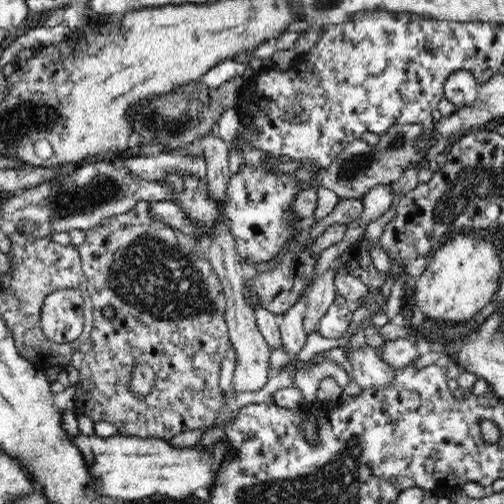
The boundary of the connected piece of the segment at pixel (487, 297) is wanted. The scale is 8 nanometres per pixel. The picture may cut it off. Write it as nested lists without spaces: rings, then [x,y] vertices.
[[[456,235],[431,256],[426,270],[414,286],[413,308],[424,317],[452,323],[472,320],[490,301],[500,287],[503,274],[500,255],[495,244],[480,241],[473,236]]]

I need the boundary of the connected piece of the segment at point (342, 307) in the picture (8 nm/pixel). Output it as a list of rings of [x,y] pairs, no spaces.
[[[338,295],[322,315],[317,331],[324,338],[339,339],[350,324],[353,308],[342,295]]]

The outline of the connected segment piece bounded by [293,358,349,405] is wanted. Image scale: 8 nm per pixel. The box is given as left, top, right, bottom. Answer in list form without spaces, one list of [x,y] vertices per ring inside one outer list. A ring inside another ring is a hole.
[[[328,358],[319,363],[309,361],[304,364],[304,368],[297,370],[293,386],[302,392],[305,405],[311,405],[317,400],[318,387],[324,377],[334,378],[342,389],[349,382],[346,371],[339,364]]]

